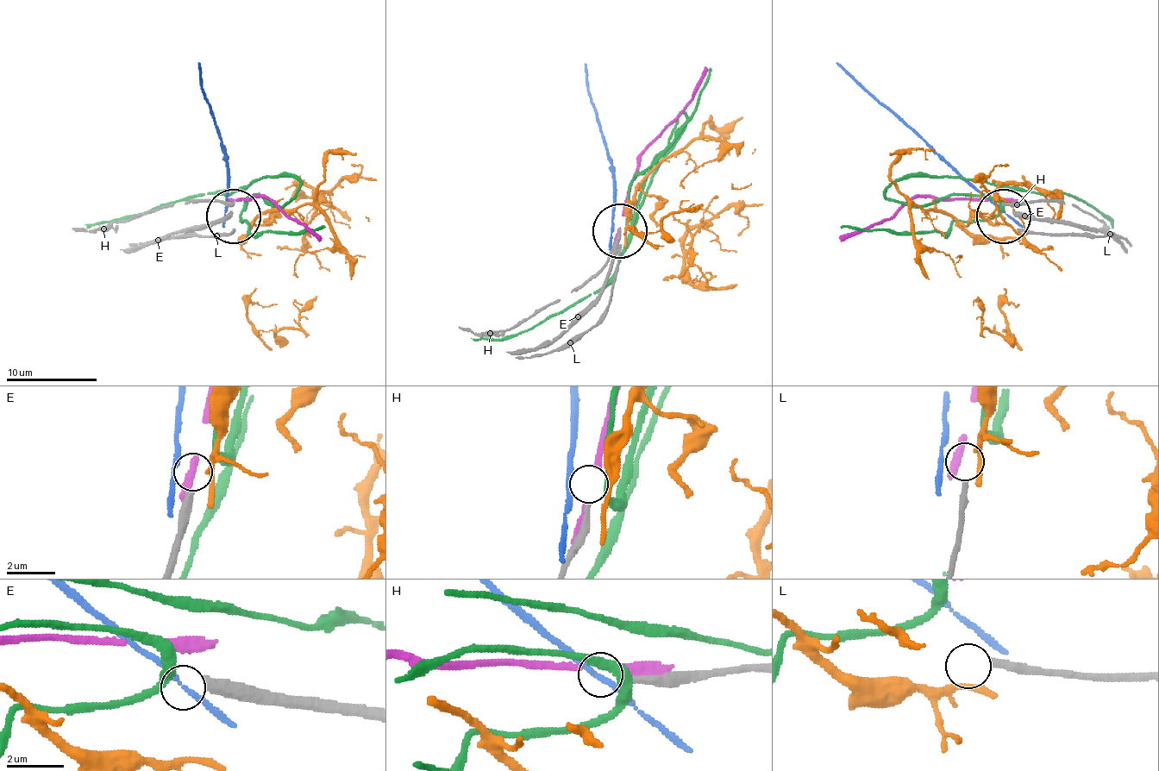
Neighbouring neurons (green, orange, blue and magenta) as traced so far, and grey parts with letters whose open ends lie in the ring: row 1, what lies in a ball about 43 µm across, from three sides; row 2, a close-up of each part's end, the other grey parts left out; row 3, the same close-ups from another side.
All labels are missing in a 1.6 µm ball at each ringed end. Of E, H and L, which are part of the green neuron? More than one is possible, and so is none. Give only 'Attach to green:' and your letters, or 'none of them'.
Attach to green: none of them

